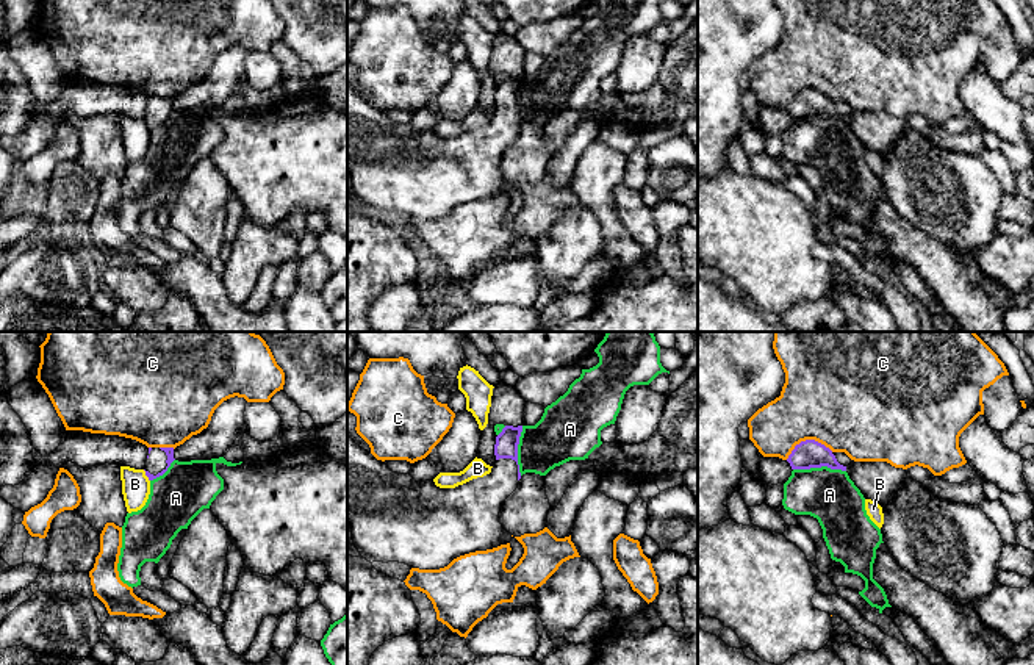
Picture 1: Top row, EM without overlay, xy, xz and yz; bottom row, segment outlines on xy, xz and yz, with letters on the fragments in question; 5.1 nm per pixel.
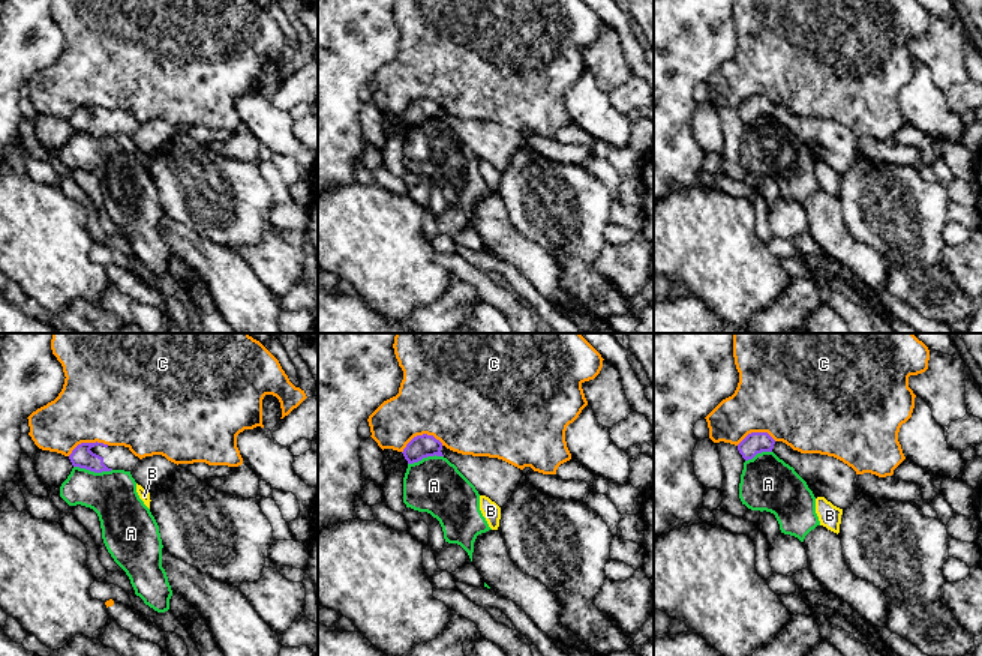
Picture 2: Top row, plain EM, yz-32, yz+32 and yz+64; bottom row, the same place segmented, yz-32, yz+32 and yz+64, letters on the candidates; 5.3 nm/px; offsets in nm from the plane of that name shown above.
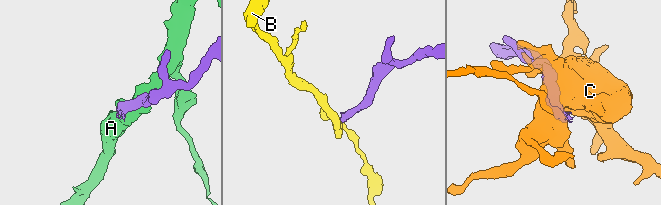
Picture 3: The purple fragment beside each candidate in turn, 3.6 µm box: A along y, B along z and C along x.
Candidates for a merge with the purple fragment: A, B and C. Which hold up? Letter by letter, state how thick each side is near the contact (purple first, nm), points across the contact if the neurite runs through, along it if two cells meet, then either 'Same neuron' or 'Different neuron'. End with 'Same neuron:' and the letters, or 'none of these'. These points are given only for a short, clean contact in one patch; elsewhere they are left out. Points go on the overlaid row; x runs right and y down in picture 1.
A: Thickness 150 nm (purple) against 280 nm. Different neuron
B: Thickness 50 nm (purple) against 140 nm. Different neuron
C: Thickness 150 nm (purple) against 480 nm. Different neuron
Same neuron: none of these

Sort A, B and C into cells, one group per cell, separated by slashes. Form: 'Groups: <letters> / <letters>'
Groups: A / B / C

